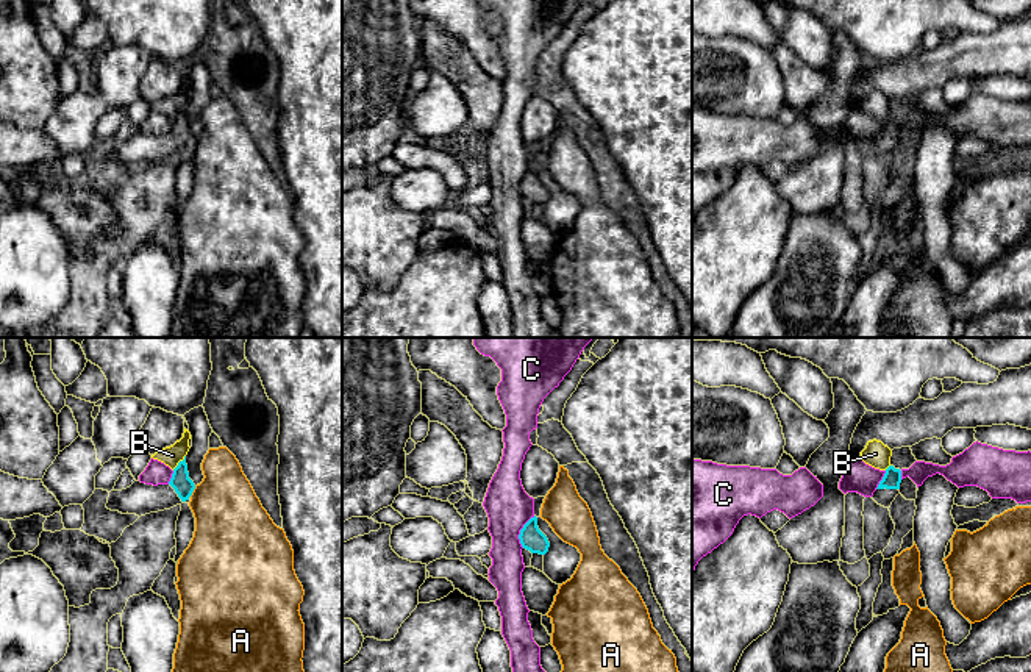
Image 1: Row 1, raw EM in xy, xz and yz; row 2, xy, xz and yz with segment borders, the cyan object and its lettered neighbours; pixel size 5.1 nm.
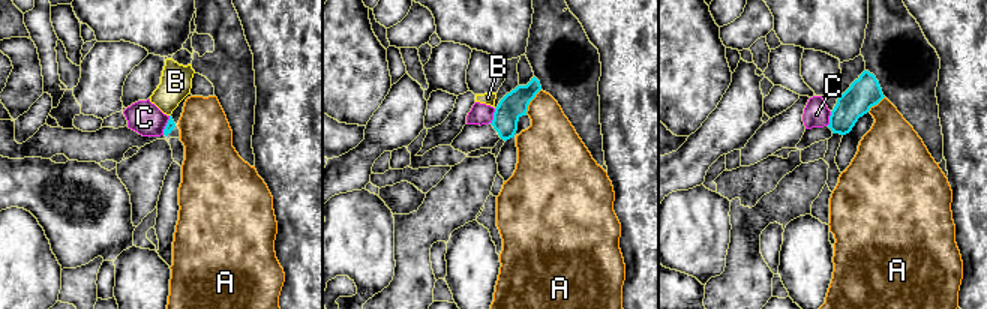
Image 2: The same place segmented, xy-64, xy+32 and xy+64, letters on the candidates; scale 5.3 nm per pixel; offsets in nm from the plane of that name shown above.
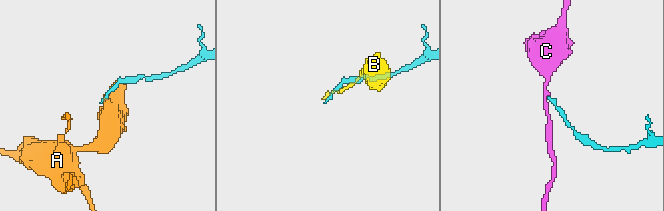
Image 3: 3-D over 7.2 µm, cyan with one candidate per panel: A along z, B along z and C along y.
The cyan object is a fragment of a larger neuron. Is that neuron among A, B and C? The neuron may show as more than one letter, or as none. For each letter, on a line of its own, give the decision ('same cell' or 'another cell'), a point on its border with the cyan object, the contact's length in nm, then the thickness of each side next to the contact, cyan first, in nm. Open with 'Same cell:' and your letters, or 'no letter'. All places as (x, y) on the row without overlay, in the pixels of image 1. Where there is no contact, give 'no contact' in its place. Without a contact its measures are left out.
Same cell: no letter
A: another cell | xy (192, 141) | 70 nm | 100/360 nm
B: another cell | xy (178, 113) | 100 nm | 100/100 nm
C: another cell | xz (520, 182) | 180 nm | 120/240 nm

